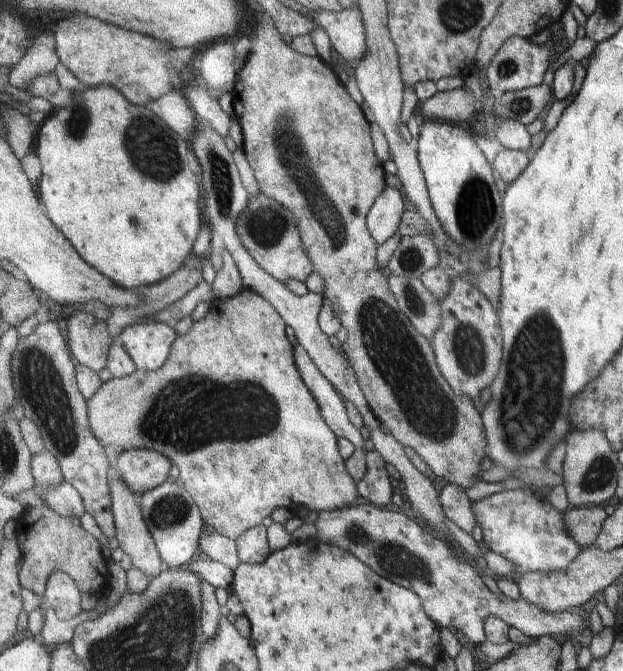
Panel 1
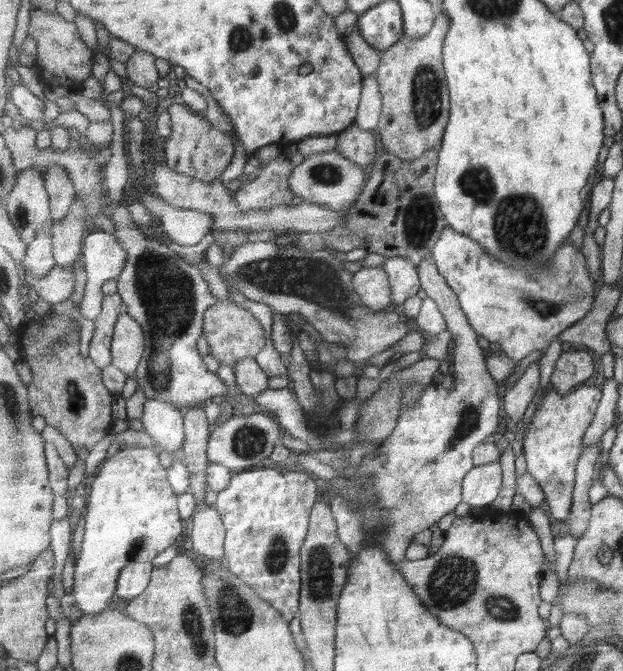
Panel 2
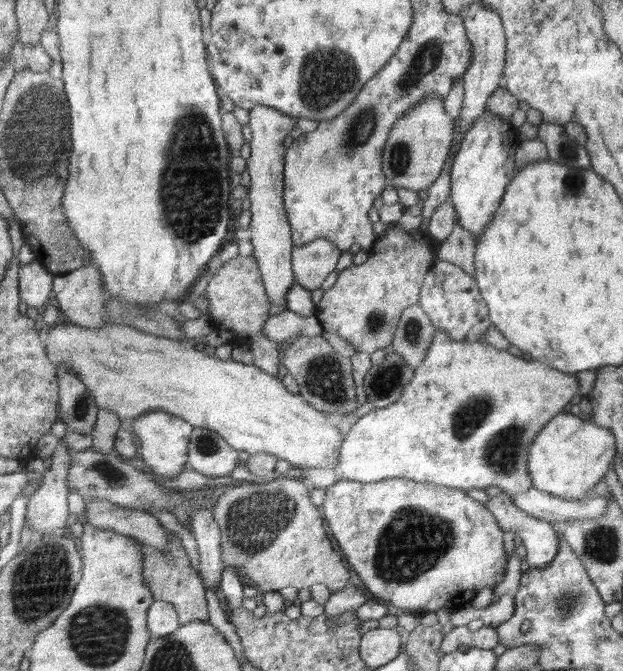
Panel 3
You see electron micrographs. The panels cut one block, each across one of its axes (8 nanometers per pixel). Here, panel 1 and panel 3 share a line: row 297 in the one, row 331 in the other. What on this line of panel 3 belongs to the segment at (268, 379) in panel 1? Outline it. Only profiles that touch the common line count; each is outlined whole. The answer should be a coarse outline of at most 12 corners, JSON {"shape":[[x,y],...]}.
{"shape":[[236,256],[205,289],[218,329],[254,365],[281,370],[266,334],[271,298],[255,256]]}

